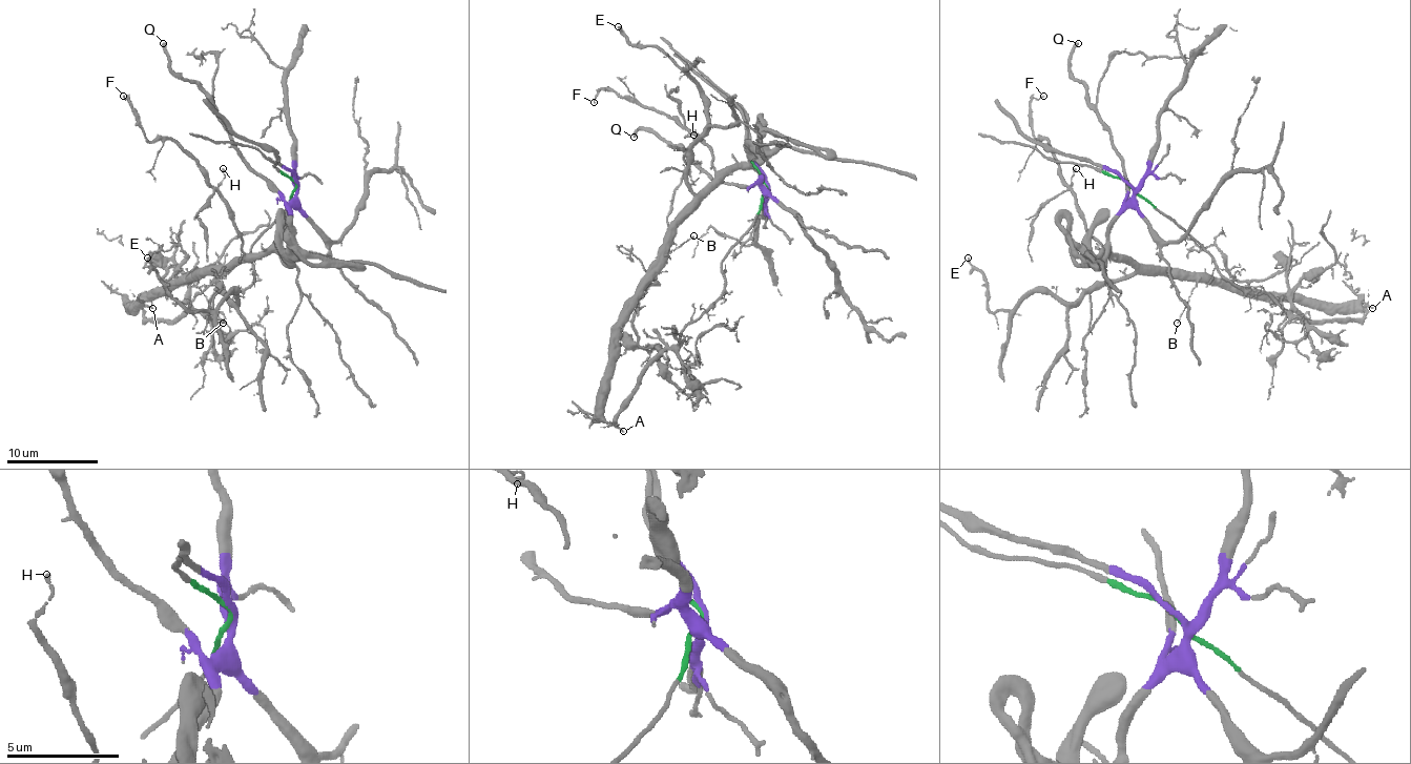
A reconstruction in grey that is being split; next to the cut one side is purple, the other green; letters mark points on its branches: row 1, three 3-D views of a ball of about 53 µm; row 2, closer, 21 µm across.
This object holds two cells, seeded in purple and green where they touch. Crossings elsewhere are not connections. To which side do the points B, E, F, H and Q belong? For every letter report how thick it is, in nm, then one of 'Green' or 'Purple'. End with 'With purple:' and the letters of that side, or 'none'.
B: Thickness 90 nm. Purple
E: Thickness 170 nm. Purple
F: Thickness 100 nm. Purple
H: Thickness 140 nm. Purple
Q: Thickness 260 nm. Purple
With purple: B, E, F, H, Q

